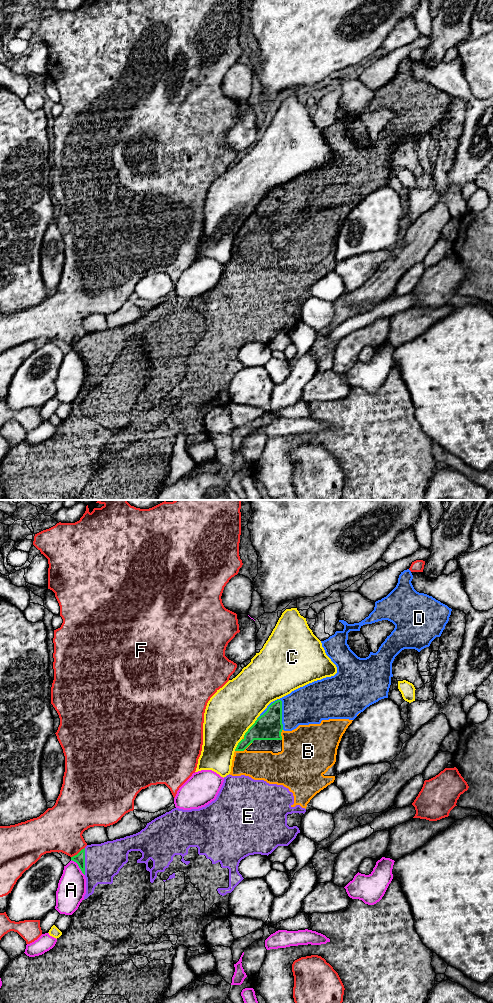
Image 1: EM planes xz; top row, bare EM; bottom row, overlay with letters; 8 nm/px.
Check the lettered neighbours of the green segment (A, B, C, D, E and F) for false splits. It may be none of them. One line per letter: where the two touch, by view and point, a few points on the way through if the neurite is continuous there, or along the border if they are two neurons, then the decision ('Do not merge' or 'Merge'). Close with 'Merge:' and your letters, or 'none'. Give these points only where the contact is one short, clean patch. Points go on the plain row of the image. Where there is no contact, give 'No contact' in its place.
A: Touches green at xz (79, 355). Do not merge
B: Touches green at xz (243, 238). Merge
C: Touches green at xz (249, 216). Do not merge
D: Touches green at xz (269, 194). Merge
E: Touches green at xz (84, 349). Merge
F: Touches green at xz (78, 341). Do not merge
Merge: B, D, E

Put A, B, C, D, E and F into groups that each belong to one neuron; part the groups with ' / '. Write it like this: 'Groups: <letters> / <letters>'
Groups: A / B D E / C / F

